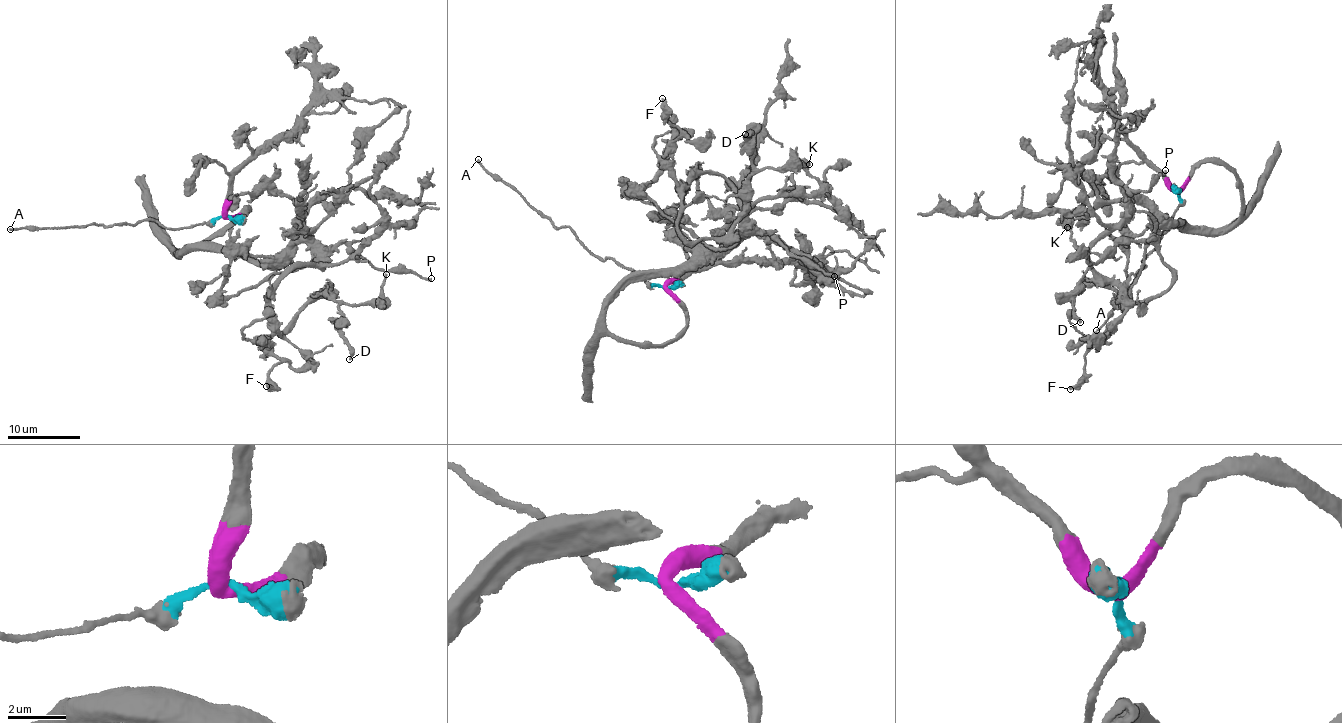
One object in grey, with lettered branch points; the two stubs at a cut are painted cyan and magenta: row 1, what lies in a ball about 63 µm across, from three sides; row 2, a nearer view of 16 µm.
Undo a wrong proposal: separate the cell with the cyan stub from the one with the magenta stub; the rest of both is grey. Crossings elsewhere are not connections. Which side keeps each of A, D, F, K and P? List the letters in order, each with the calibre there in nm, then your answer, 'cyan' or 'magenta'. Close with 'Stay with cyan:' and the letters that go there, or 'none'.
A: 190 nm | cyan
D: 320 nm | magenta
F: 280 nm | magenta
K: 220 nm | magenta
P: 240 nm | magenta
Stay with cyan: A

